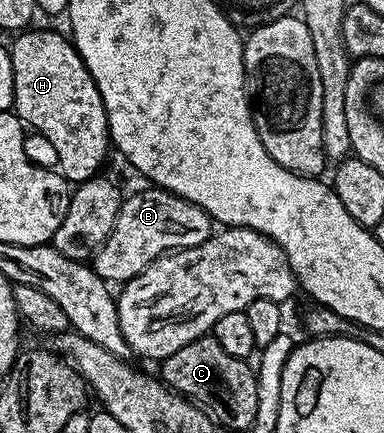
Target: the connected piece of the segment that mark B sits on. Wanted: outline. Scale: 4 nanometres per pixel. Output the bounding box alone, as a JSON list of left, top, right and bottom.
[93,186,213,282]

